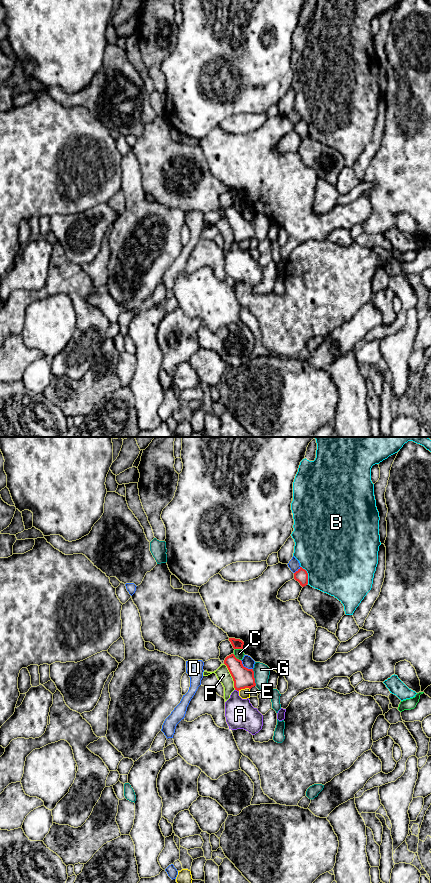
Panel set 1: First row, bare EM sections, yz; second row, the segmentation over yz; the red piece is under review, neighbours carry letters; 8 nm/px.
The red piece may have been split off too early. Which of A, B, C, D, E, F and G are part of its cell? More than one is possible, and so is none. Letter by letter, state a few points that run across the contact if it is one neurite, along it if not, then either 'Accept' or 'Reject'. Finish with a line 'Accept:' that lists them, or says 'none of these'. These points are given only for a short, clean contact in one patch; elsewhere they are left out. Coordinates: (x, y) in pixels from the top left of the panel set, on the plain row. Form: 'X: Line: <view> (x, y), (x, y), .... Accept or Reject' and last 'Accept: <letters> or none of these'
A: Reject
B: Reject
C: Reject
D: Reject
E: Line: yz (249, 240), (238, 242). Reject
F: Line: yz (224, 215), (232, 230), (235, 241). Reject
G: Reject
Accept: none of these

